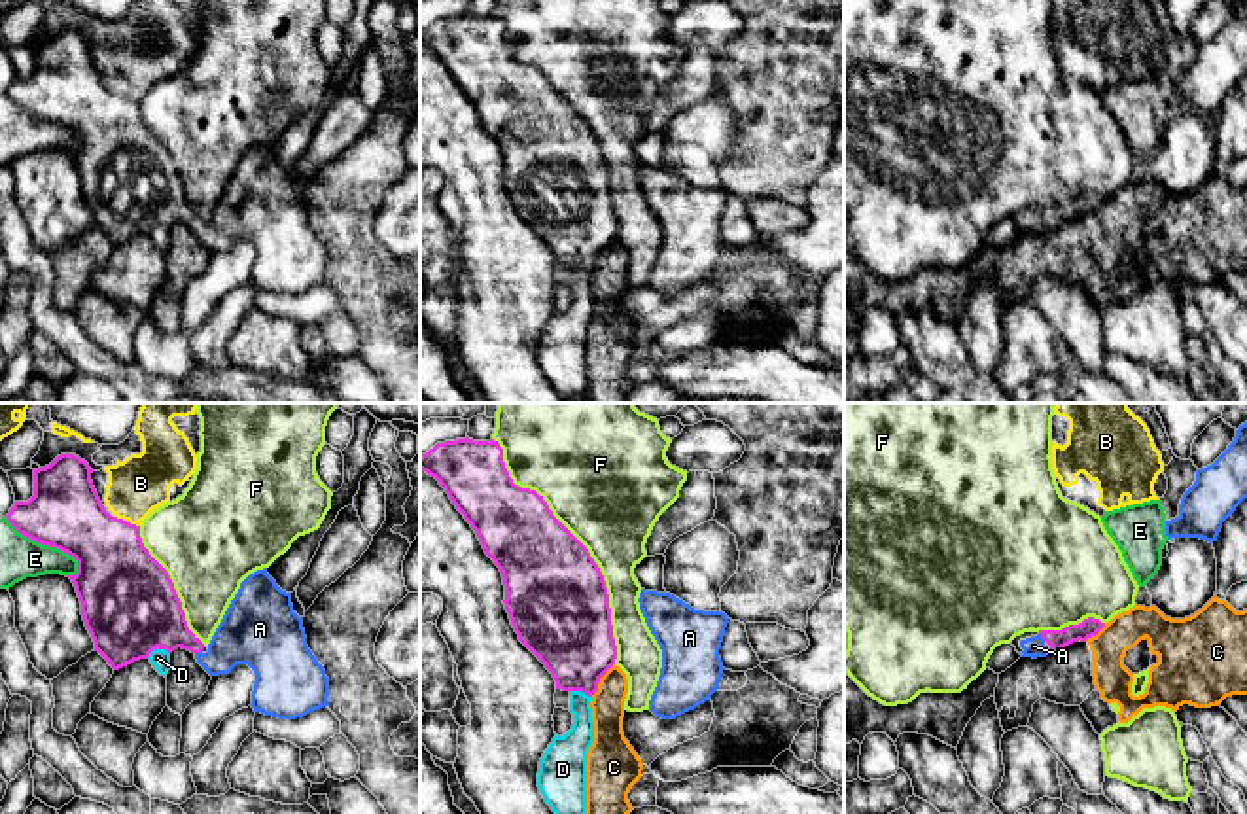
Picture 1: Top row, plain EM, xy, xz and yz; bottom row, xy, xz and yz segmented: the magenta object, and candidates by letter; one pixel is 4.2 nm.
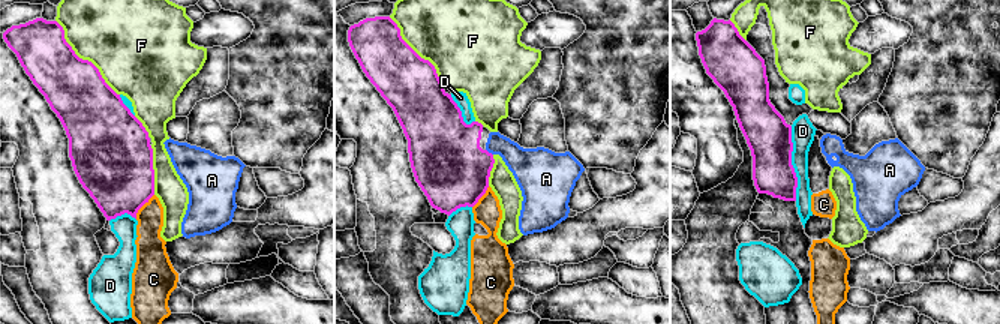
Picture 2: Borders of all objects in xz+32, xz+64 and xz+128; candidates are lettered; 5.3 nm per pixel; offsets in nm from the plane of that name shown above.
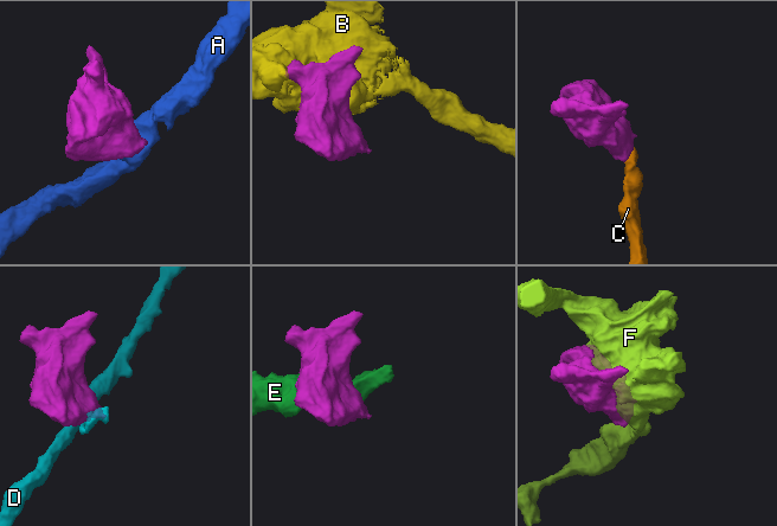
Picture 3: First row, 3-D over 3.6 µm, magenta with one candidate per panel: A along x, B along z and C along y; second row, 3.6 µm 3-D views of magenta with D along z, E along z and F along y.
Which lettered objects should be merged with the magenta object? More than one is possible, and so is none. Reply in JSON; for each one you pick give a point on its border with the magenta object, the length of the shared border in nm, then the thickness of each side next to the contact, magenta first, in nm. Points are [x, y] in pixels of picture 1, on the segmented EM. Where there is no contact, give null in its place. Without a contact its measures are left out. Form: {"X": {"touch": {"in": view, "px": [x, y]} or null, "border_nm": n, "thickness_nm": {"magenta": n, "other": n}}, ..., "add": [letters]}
{"A": {"touch": {"in": "yz", "px": [1041, 637]}, "border_nm": 50, "thickness_nm": {"magenta": 80, "other": 90}}, "add": ["A"]}

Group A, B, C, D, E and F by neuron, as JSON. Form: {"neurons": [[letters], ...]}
{"neurons": [["A"], ["B"], ["C"], ["D"], ["E"], ["F"]]}

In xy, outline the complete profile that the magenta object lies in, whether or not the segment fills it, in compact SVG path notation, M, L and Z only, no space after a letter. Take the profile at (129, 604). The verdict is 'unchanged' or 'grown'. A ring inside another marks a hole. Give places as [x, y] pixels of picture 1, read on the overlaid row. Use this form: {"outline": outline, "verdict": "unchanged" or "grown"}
{"outline": "M57 456L49 466L34 469L34 496L28 502L15 502L6 519L19 534L78 560L78 574L68 577L81 602L95 651L114 670L148 659L157 647L168 653L182 647L191 651L210 676L248 664L255 674L250 704L254 712L297 719L327 706L329 678L307 646L303 617L293 611L291 593L282 591L267 568L240 583L210 644L204 646L187 627L168 572L144 547L140 526L106 511L91 473L93 469L79 456Z", "verdict": "grown"}

